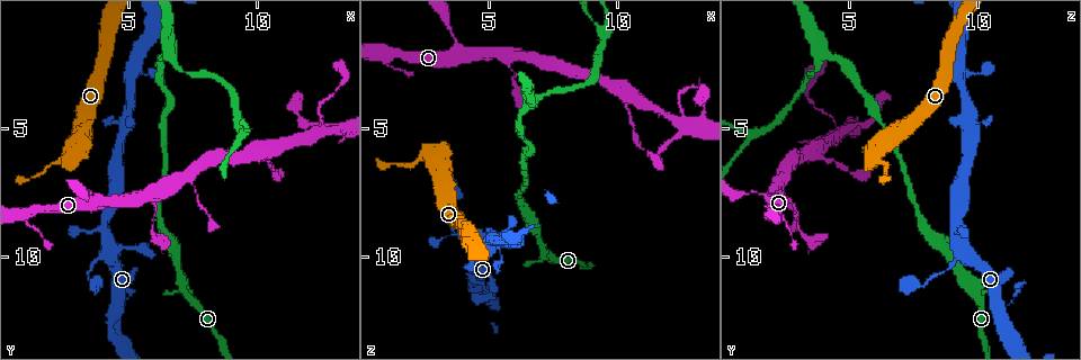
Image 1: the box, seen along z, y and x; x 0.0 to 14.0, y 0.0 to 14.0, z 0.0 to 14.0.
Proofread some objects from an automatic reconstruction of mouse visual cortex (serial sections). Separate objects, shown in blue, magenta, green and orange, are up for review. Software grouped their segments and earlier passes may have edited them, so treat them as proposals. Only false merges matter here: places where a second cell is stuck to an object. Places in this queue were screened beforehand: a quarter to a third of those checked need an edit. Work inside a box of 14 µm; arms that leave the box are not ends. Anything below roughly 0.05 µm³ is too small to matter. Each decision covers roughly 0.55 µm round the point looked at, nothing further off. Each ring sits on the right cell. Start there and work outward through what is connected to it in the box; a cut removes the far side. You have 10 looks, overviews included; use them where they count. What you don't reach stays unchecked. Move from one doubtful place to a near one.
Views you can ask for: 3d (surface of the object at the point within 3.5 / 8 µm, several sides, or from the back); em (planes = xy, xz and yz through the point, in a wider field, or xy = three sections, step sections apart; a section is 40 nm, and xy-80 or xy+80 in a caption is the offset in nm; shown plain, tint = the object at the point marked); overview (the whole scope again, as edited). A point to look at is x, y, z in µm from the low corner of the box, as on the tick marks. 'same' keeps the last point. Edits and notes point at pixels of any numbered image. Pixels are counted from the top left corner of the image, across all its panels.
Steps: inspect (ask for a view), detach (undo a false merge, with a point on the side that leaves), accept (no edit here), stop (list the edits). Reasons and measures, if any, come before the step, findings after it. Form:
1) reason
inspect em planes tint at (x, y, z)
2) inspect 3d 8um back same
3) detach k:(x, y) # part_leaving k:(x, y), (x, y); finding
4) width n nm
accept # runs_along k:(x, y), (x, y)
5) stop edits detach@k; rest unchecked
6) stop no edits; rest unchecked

four-way junction
inspect 3d 3.5um at (4.2, 9.4, 9.2)

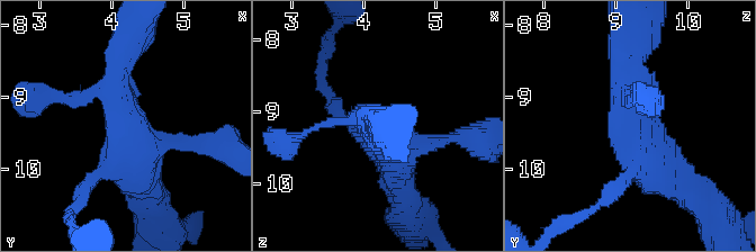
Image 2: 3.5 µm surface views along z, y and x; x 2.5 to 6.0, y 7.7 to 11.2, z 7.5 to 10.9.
arms 4; arm_widths 150, 200, 350, 400 nm
inspect em xy step 1 tint at (4.25, 9.45, 9.25)

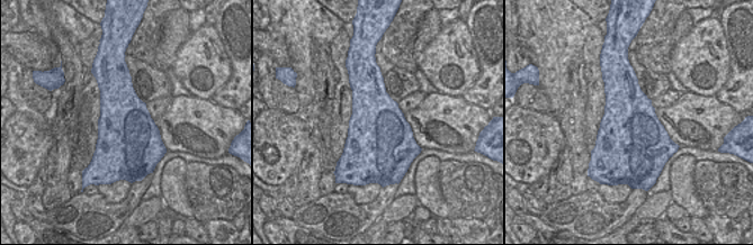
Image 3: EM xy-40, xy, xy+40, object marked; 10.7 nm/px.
inspect em planes tint same

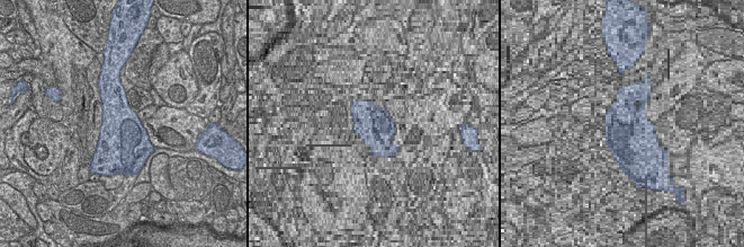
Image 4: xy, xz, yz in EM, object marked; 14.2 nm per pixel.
width 700 nm
accept # runs_along 2:(698, 200), (633, 138), (631, 80); one cell here

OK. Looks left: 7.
abrupt turn
inspect 3d 3.5um at (2.4, 6.4, 6.2)

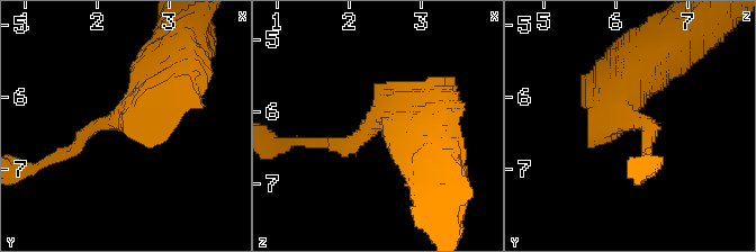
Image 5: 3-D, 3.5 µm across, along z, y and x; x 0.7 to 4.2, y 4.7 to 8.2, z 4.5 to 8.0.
arm_widths 200, 700 nm; need the tissue
inspect em planes tint at (2.40, 6.35, 6.10)

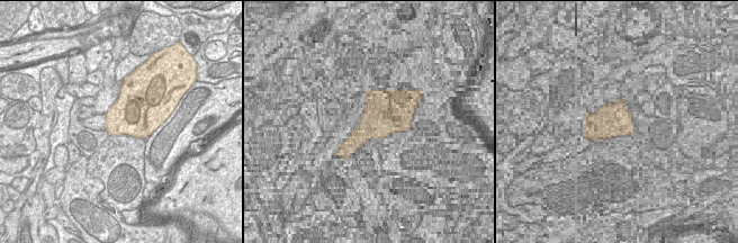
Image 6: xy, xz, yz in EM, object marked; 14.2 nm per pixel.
accept # runs_along 5:(172, 74), (69, 154); continuous, no second cell

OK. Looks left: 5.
three-way junction
inspect 3d 8um at (5.3, 2.8, 9.4)

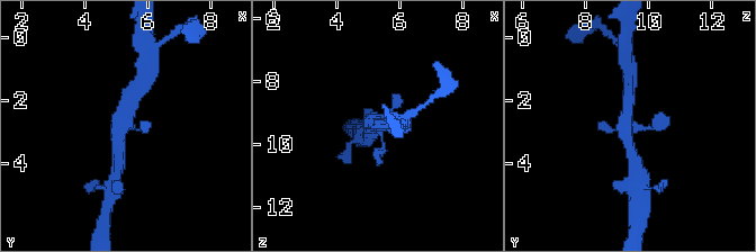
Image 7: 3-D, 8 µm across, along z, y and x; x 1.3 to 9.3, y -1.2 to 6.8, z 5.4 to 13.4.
closer look
inspect 3d 3.5um back at (5.2, 2.8, 9.6)

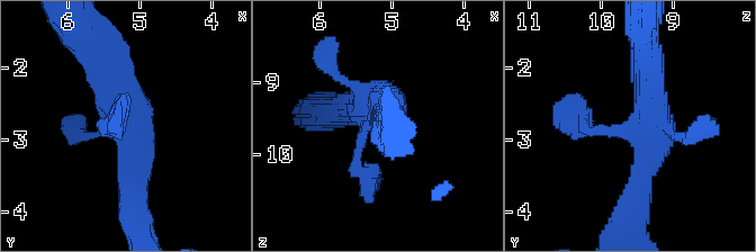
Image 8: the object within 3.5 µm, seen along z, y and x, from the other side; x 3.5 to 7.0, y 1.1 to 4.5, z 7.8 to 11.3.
shape alone is not enough
inspect em xy step 5 tint same

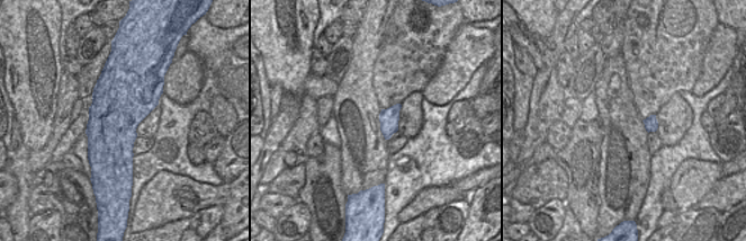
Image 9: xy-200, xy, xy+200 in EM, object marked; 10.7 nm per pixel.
width 200 nm
accept # runs_along 8:(135, 188), (122, 91), (90, 50); all the same cell

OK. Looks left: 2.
three-way junction
inspect 3d 3.5um at (7.3, 6.8, 2.5)

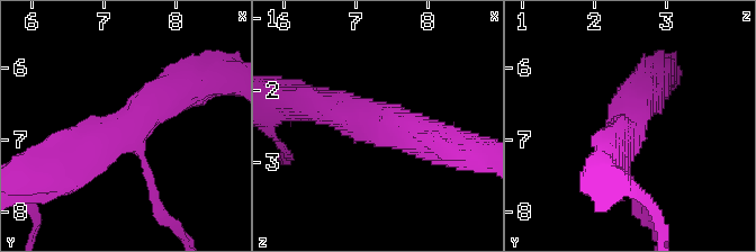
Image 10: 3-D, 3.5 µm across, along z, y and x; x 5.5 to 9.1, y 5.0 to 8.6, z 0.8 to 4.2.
arms 3; arm_widths 100, 500, 500 nm
inspect em xy step 1 tint at (7.30, 6.80, 2.40)

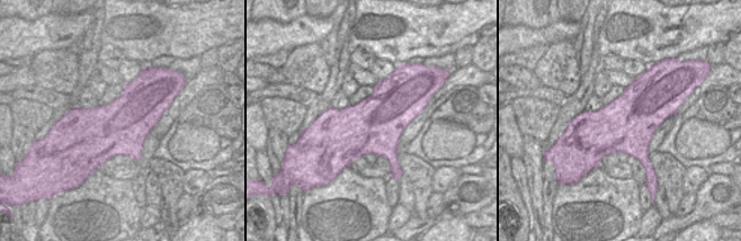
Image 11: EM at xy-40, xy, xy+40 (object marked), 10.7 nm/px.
width 600 nm
accept # runs_along 10:(64, 167), (186, 87); continuous, no second cell

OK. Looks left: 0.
stop no edits; rest unchecked

